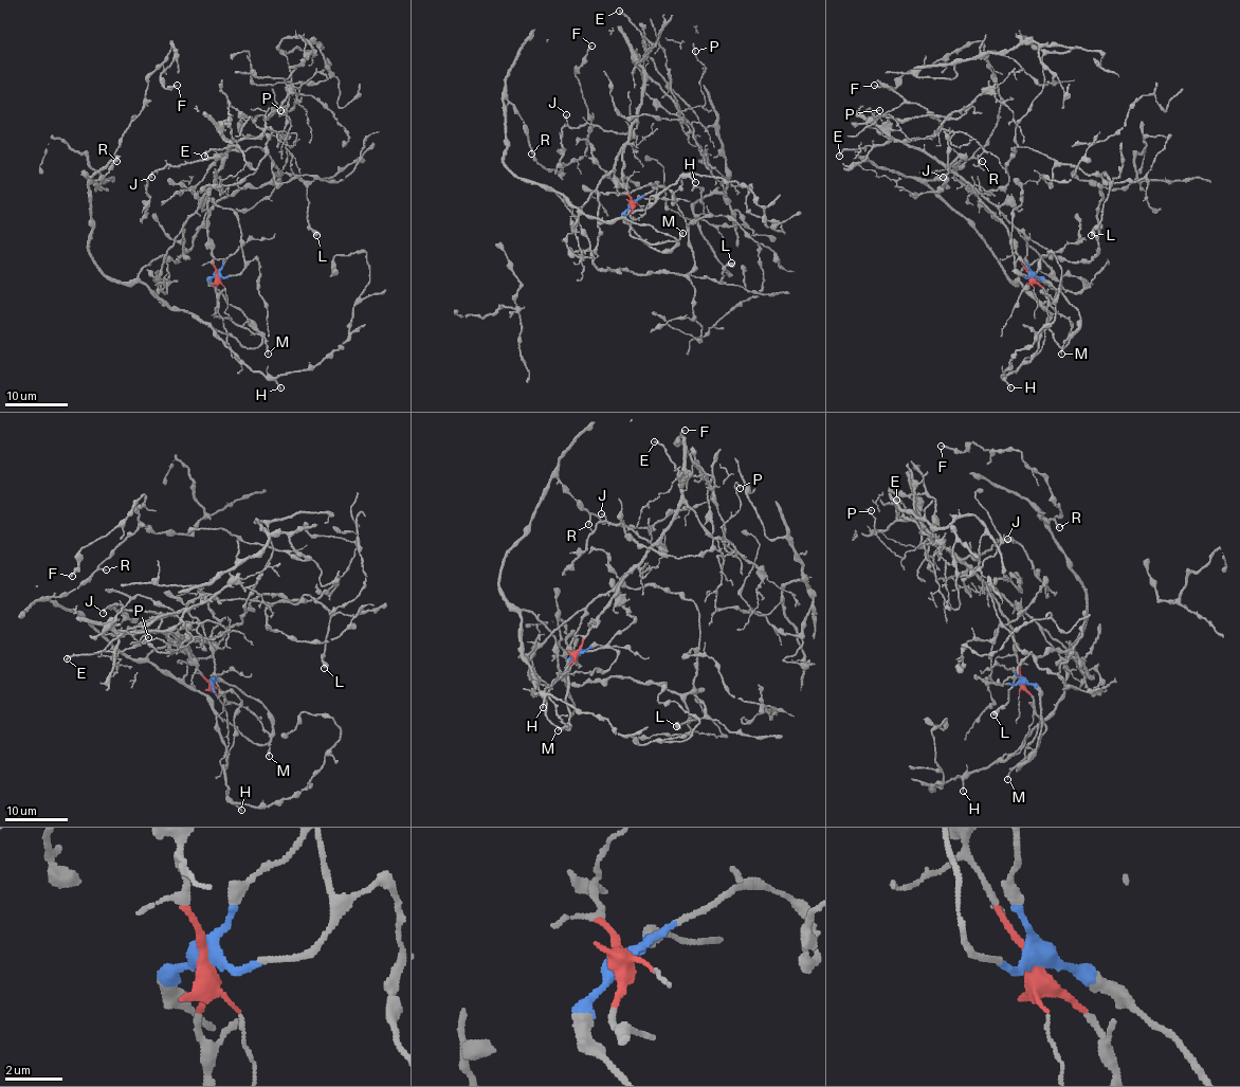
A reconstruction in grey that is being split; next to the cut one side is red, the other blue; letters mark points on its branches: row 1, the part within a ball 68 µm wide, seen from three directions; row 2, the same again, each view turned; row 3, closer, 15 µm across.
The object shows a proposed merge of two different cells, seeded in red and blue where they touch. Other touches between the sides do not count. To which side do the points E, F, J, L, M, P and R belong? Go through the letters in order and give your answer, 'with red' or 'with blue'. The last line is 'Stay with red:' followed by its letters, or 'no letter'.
E: with red
F: with blue
J: with red
L: with blue
M: with red
P: with red
R: with blue
Stay with red: E, J, M, P

